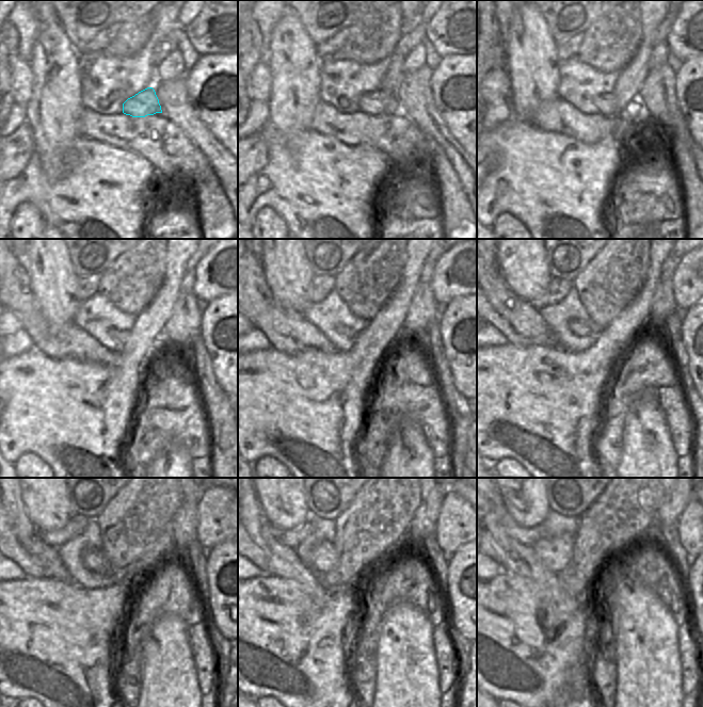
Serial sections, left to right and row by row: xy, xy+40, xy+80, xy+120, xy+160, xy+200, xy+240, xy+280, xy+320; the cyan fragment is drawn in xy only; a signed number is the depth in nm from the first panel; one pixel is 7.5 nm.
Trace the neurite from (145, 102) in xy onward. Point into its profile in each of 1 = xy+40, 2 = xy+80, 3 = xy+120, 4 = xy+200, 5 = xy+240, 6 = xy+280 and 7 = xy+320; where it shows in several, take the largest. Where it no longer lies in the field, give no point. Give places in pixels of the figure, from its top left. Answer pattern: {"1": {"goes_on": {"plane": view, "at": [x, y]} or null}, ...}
{"1": {"goes_on": {"plane": "xy+40", "at": [378, 102]}}, "2": {"goes_on": {"plane": "xy+80", "at": [607, 102]}}, "3": {"goes_on": {"plane": "xy+120", "at": [121, 337]}}, "4": {"goes_on": {"plane": "xy+200", "at": [579, 327]}}, "5": {"goes_on": {"plane": "xy+240", "at": [94, 559]}}, "6": {"goes_on": {"plane": "xy+280", "at": [325, 557]}}, "7": {"goes_on": {"plane": "xy+320", "at": [556, 552]}}}

